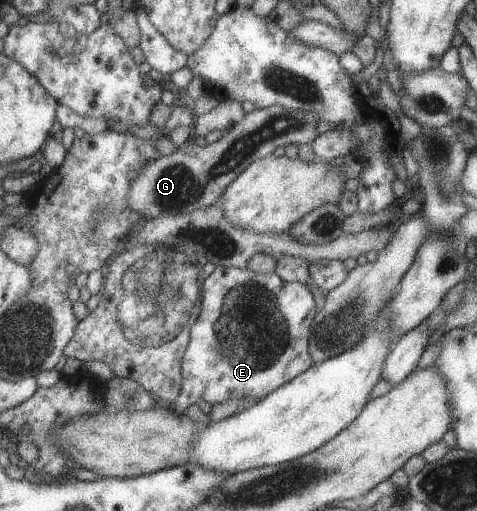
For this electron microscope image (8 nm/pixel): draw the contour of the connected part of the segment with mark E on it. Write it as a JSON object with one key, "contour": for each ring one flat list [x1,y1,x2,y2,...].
{"contour":[[215,266,214,271,202,281,200,313,190,328,188,345,183,353,181,393,171,406,173,413,183,415,184,410,199,399,211,405,233,399,257,402,301,375,313,365,308,341,315,313,315,301,307,285,282,281,276,274]]}

